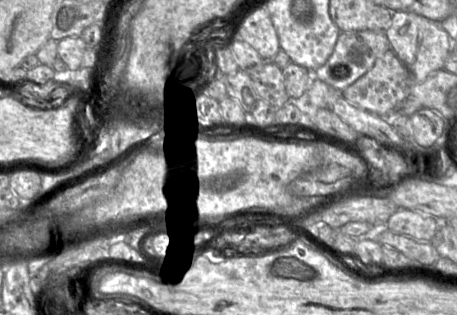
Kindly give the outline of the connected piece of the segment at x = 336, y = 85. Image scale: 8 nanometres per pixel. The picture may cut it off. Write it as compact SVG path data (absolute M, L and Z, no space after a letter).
M342 31L326 63L312 71L313 77L321 80L337 91L343 91L369 71L373 67L376 59L390 49L385 31Z

